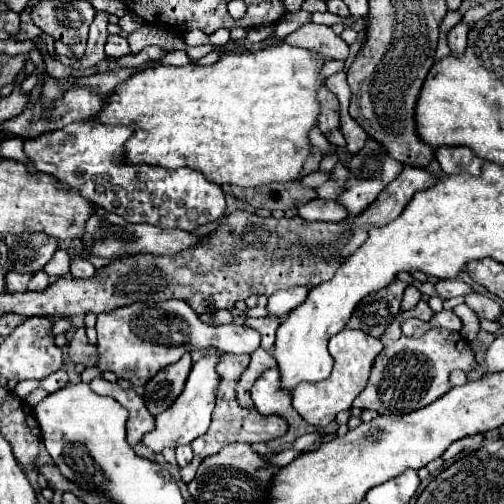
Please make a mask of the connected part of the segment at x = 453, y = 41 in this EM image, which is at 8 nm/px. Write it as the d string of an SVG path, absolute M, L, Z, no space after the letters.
M461 21L447 33L447 41L449 41L449 47L453 53L463 53L465 45L467 45L467 31L469 31L469 25L465 21Z

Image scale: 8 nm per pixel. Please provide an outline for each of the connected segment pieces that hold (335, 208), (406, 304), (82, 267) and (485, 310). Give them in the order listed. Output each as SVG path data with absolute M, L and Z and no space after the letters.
M311 199L309 203L299 207L299 215L309 221L341 221L347 217L347 211L339 201L323 201Z
M409 285L409 287L405 289L403 301L401 301L401 311L413 309L413 307L419 303L419 299L421 299L421 293L419 293L419 289L417 289L417 287L413 287L413 285Z
M73 259L71 261L71 271L73 277L81 277L81 279L89 279L95 275L95 267L91 265L91 261L87 259Z
M467 293L467 297L465 297L465 303L477 313L477 317L481 319L489 319L489 321L495 321L499 315L501 315L501 305L495 301L495 299L491 299L491 297L487 297L487 295L481 295L481 293Z

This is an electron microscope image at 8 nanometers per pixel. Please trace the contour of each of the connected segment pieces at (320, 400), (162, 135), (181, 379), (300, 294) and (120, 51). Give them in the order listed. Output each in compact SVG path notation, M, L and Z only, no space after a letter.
M343 329L337 335L333 335L331 341L329 341L329 353L335 359L333 373L325 381L319 381L315 385L301 383L293 391L293 407L297 409L297 413L309 425L325 427L325 425L329 425L335 419L337 413L351 409L353 399L365 389L365 383L369 379L373 361L381 353L381 349L383 349L383 343L377 337L371 337L369 333L363 333L363 331Z
M287 43L267 47L263 51L253 51L253 53L229 53L221 55L221 59L213 65L201 67L197 63L173 67L173 65L159 65L153 69L143 69L119 83L107 97L107 105L103 105L103 113L95 113L91 117L97 123L117 123L117 125L133 125L133 135L125 143L125 161L127 163L147 163L151 167L165 167L165 169L179 169L179 167L189 167L195 171L203 171L203 175L217 185L239 185L239 187L257 187L257 185L267 185L267 183L287 183L299 177L301 167L305 159L311 155L309 153L309 129L317 123L319 119L319 101L317 101L317 89L321 87L323 79L319 77L323 61L315 57L307 49L291 47Z
M185 353L177 363L167 365L165 369L161 369L147 385L145 385L145 403L151 415L157 415L161 411L165 411L167 407L171 407L175 403L175 399L179 397L179 393L185 387L187 375L191 371L191 355Z
M291 287L285 291L277 291L271 295L269 299L269 315L277 315L279 319L285 319L285 315L289 311L293 311L297 305L301 305L305 301L309 293L309 287Z
M109 35L109 37L107 37L107 43L105 43L105 53L107 53L109 57L117 57L117 59L119 59L119 57L129 55L131 49L129 49L129 43L127 43L125 37Z

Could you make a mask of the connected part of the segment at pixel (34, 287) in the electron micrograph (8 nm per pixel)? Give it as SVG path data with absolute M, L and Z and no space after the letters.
M37 271L37 273L33 275L33 279L29 281L27 289L29 289L29 291L43 291L47 285L49 285L47 273L45 273L45 271Z

